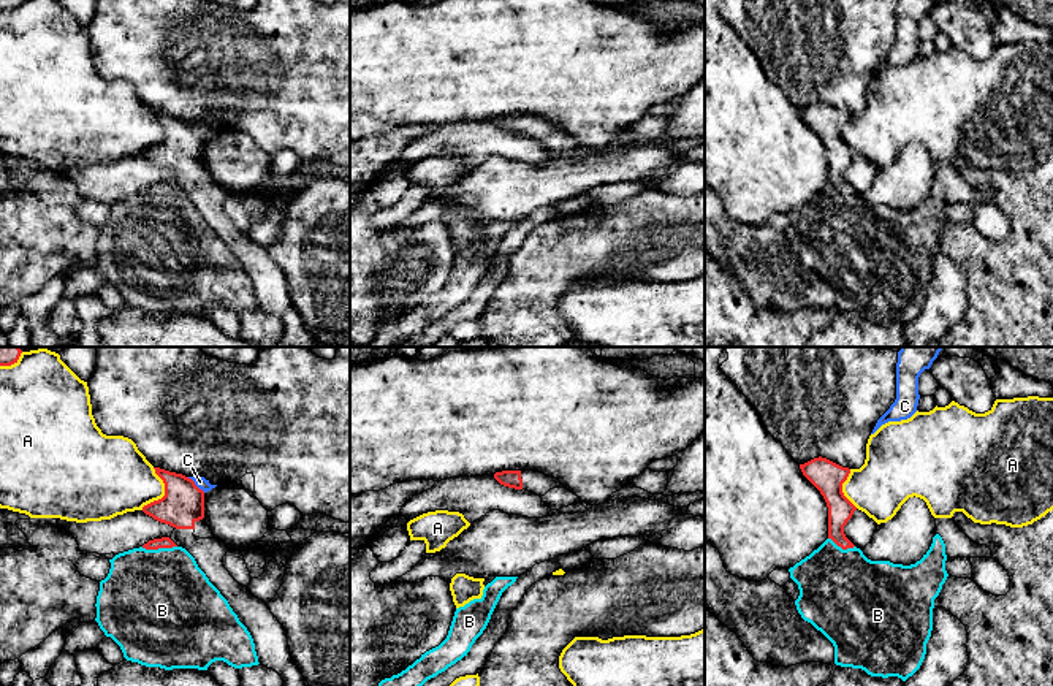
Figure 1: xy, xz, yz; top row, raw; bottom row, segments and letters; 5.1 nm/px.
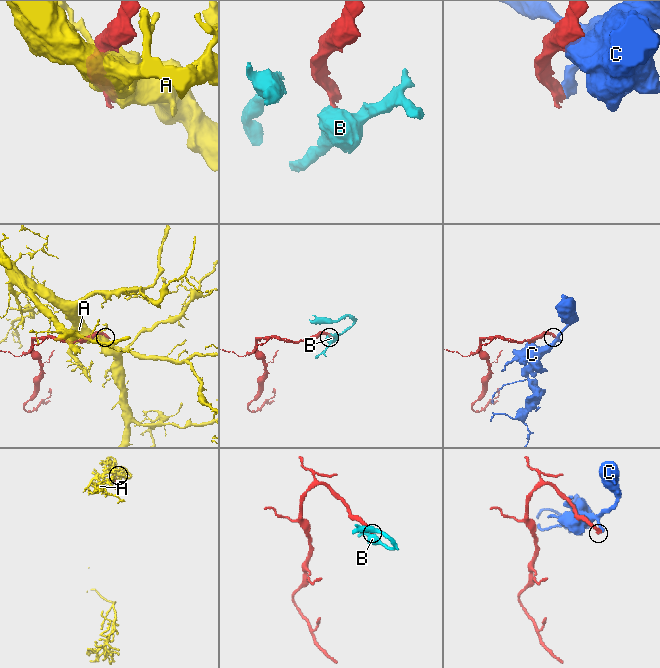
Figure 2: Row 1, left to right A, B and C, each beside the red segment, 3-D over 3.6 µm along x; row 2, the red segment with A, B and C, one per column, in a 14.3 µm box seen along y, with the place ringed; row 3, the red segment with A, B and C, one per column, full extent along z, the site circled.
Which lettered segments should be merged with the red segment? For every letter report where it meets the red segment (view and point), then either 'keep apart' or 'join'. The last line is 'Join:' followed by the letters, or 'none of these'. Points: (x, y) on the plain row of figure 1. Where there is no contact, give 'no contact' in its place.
A: contact xy (165, 138); keep apart
B: contact xy (159, 192); join
C: contact xy (195, 130); keep apart
Join: B

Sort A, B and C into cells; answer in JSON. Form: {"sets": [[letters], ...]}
{"sets": [["A"], ["B"], ["C"]]}

